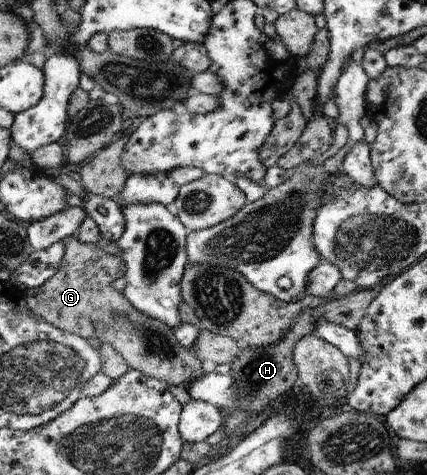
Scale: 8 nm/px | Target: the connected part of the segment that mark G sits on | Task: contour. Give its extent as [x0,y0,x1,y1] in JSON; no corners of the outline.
[26,234,203,389]

